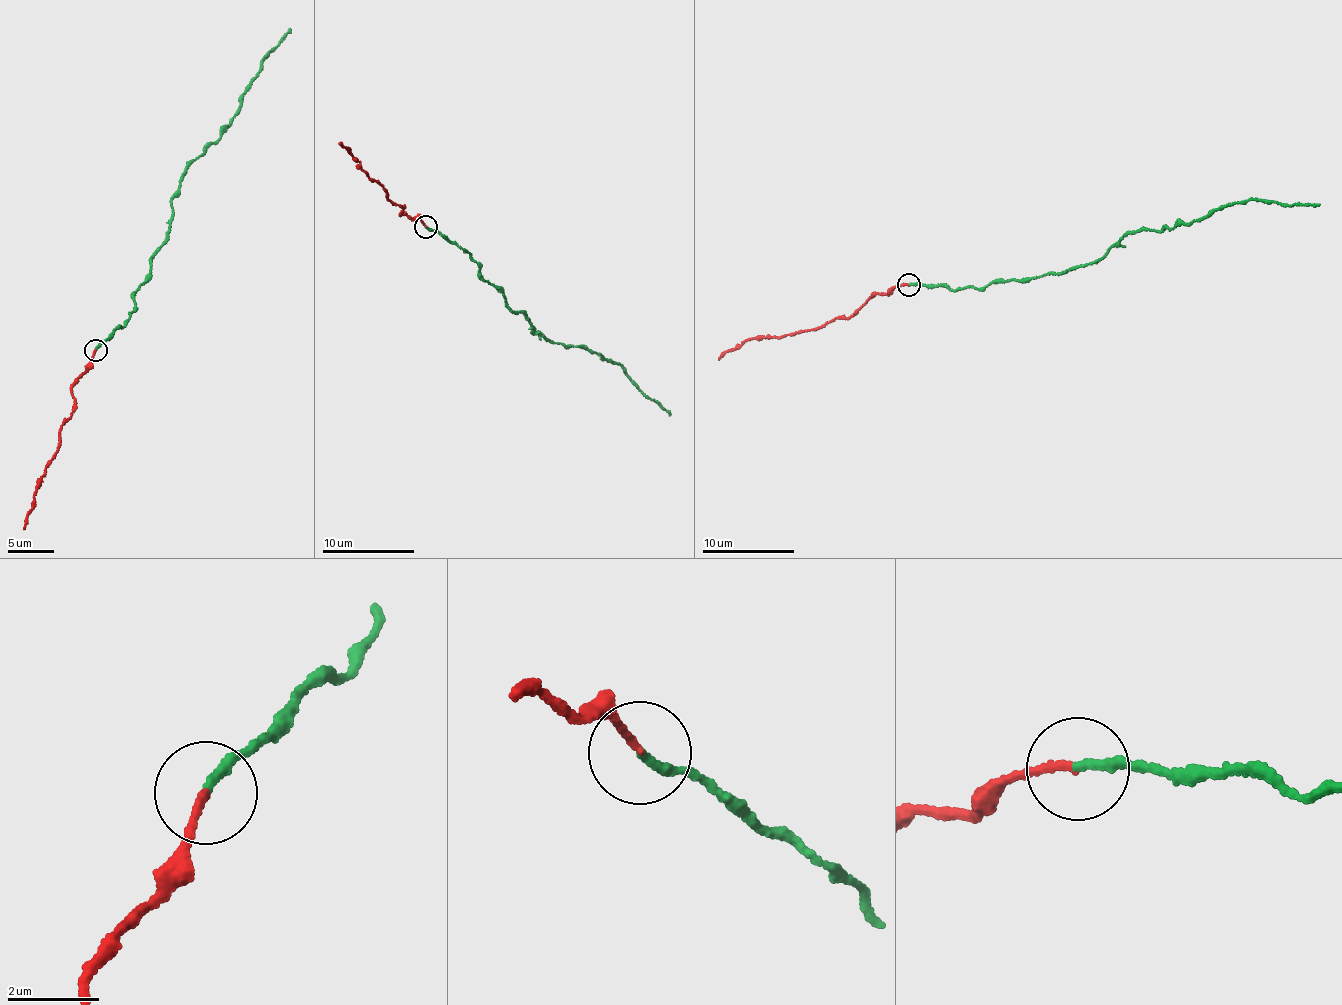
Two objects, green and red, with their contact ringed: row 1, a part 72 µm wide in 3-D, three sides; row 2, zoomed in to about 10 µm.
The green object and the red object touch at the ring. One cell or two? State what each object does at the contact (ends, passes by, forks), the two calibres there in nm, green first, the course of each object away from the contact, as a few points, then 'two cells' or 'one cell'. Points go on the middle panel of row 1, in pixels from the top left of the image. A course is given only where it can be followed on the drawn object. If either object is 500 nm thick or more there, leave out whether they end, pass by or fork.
green ends there; red ends there; 190 nm thick on the green side, 170 nm on the other; green runs (426, 226), (469, 254), (511, 310), (525, 316), (531, 331), (621, 366), (631, 382), (670, 416); red runs (426, 226), (422, 220), (403, 215), (402, 208), (390, 201), (384, 189), (340, 144); two cells

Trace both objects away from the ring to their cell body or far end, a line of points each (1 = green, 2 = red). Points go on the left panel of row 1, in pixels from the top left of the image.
1: (96, 351), (134, 309), (133, 298), (167, 234), (171, 201), (190, 162), (218, 143), (263, 58), (289, 28)
2: (96, 351), (74, 383), (73, 407), (61, 428), (58, 445), (37, 489), (24, 529)

